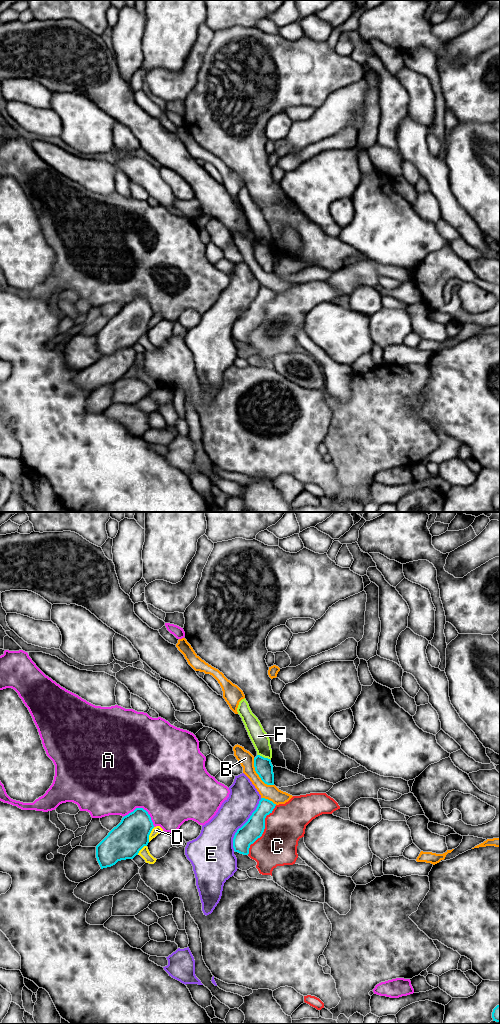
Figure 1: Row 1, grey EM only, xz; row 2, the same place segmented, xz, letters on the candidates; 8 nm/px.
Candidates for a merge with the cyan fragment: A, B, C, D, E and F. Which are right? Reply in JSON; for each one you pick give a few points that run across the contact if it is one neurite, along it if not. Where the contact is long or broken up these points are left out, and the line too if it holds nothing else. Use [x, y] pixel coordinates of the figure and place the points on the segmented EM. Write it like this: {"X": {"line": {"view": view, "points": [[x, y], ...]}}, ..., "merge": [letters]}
{"merge": []}

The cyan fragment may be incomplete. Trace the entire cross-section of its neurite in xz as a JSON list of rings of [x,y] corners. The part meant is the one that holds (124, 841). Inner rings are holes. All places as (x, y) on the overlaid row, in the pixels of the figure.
[[[136,808],[96,846],[96,858],[101,867],[107,868],[118,861],[133,859],[149,843],[154,828],[150,815],[143,808]]]

